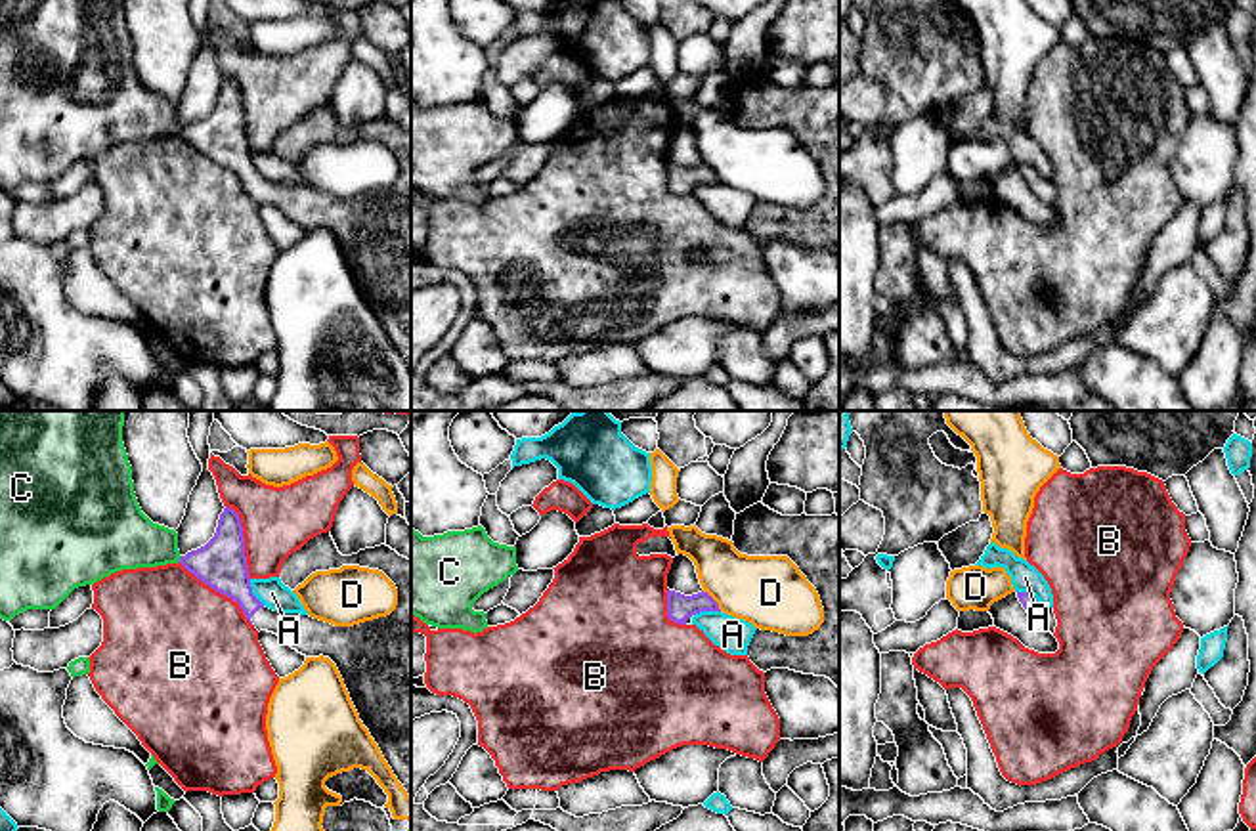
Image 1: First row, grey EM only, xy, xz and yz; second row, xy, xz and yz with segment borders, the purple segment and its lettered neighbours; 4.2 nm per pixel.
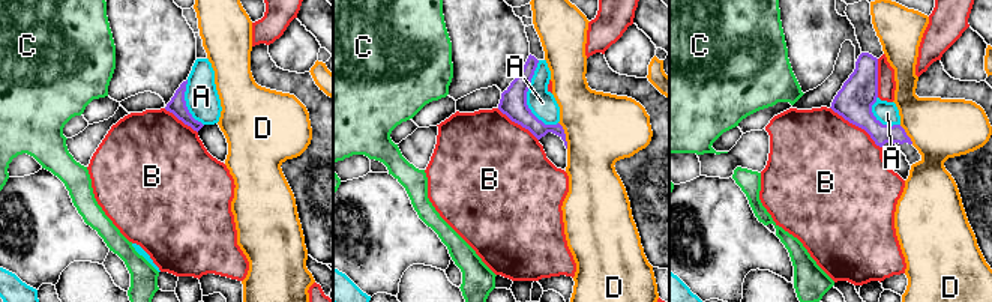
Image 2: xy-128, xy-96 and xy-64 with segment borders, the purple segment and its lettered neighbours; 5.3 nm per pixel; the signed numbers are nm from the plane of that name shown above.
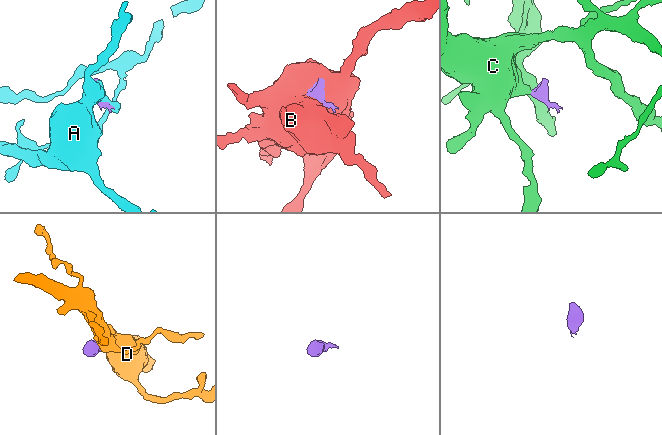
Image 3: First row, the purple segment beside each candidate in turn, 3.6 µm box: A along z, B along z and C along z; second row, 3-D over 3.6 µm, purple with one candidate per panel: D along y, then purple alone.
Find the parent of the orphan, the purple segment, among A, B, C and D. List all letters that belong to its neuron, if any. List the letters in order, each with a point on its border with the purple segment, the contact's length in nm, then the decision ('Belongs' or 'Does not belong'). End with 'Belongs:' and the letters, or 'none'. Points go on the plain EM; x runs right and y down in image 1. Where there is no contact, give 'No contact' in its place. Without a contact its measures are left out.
A: Touches purple at yz (1031, 167). Shared border 130 nm. Does not belong
B: Touches purple at xy (218, 163). Shared border 420 nm. Does not belong
C: Touches purple at xy (180, 130). Shared border 30 nm. Does not belong
D: Touches purple at xz (714, 172). Shared border 120 nm. Does not belong
Belongs: none

